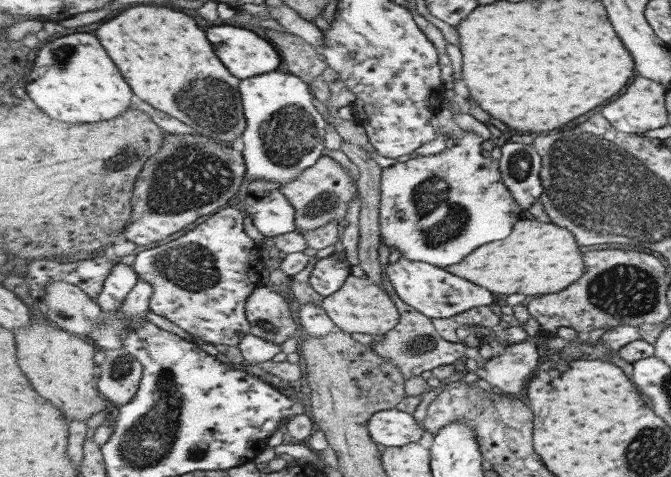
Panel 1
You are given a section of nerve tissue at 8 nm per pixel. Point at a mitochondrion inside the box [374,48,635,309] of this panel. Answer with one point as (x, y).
(442, 221)

